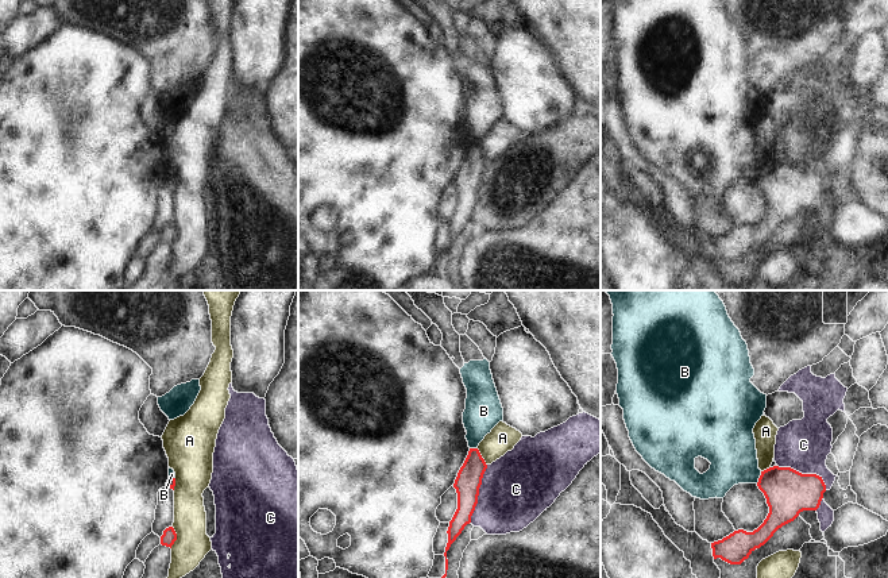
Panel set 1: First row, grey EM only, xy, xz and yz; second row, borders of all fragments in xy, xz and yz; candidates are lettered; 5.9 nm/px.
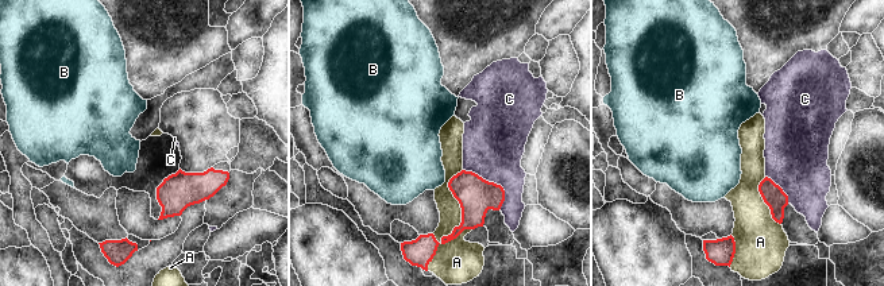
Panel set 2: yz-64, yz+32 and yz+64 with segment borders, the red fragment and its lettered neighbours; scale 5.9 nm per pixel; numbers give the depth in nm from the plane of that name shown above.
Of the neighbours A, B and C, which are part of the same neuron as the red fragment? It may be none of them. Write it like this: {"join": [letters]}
{"join": []}

